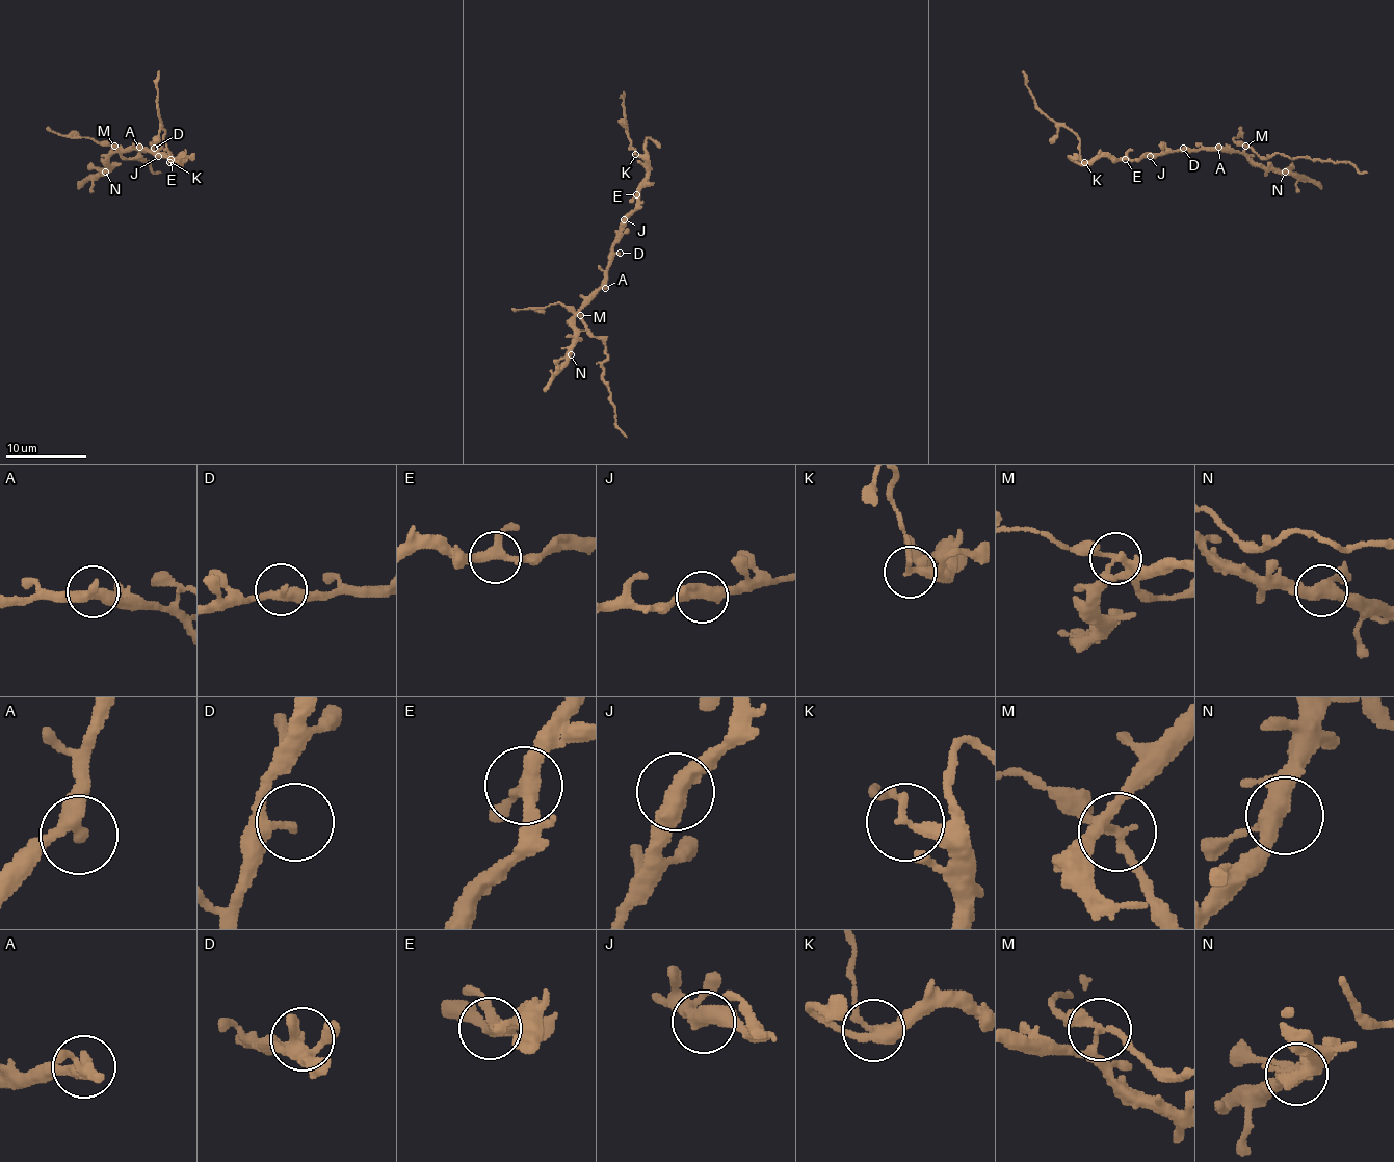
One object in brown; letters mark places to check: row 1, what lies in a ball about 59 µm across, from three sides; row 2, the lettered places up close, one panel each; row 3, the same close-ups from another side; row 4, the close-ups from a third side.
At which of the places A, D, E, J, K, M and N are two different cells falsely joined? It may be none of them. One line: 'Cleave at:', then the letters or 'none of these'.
Cleave at: K, M

